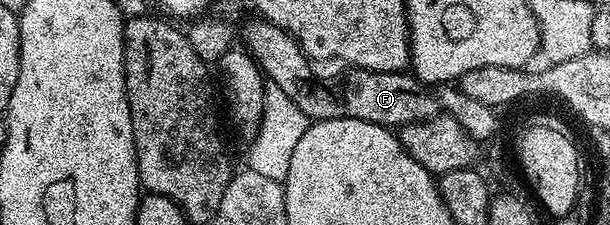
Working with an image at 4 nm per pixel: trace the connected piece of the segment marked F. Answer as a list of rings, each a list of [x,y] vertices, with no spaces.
[[[256,19],[245,24],[249,55],[261,69],[266,81],[284,92],[310,121],[362,120],[381,124],[390,130],[400,130],[404,124],[432,120],[438,115],[436,95],[408,71],[369,72],[366,68],[353,68],[350,71],[349,88],[344,88],[341,84],[324,84],[321,80],[313,80],[314,65],[296,38],[267,19]]]

